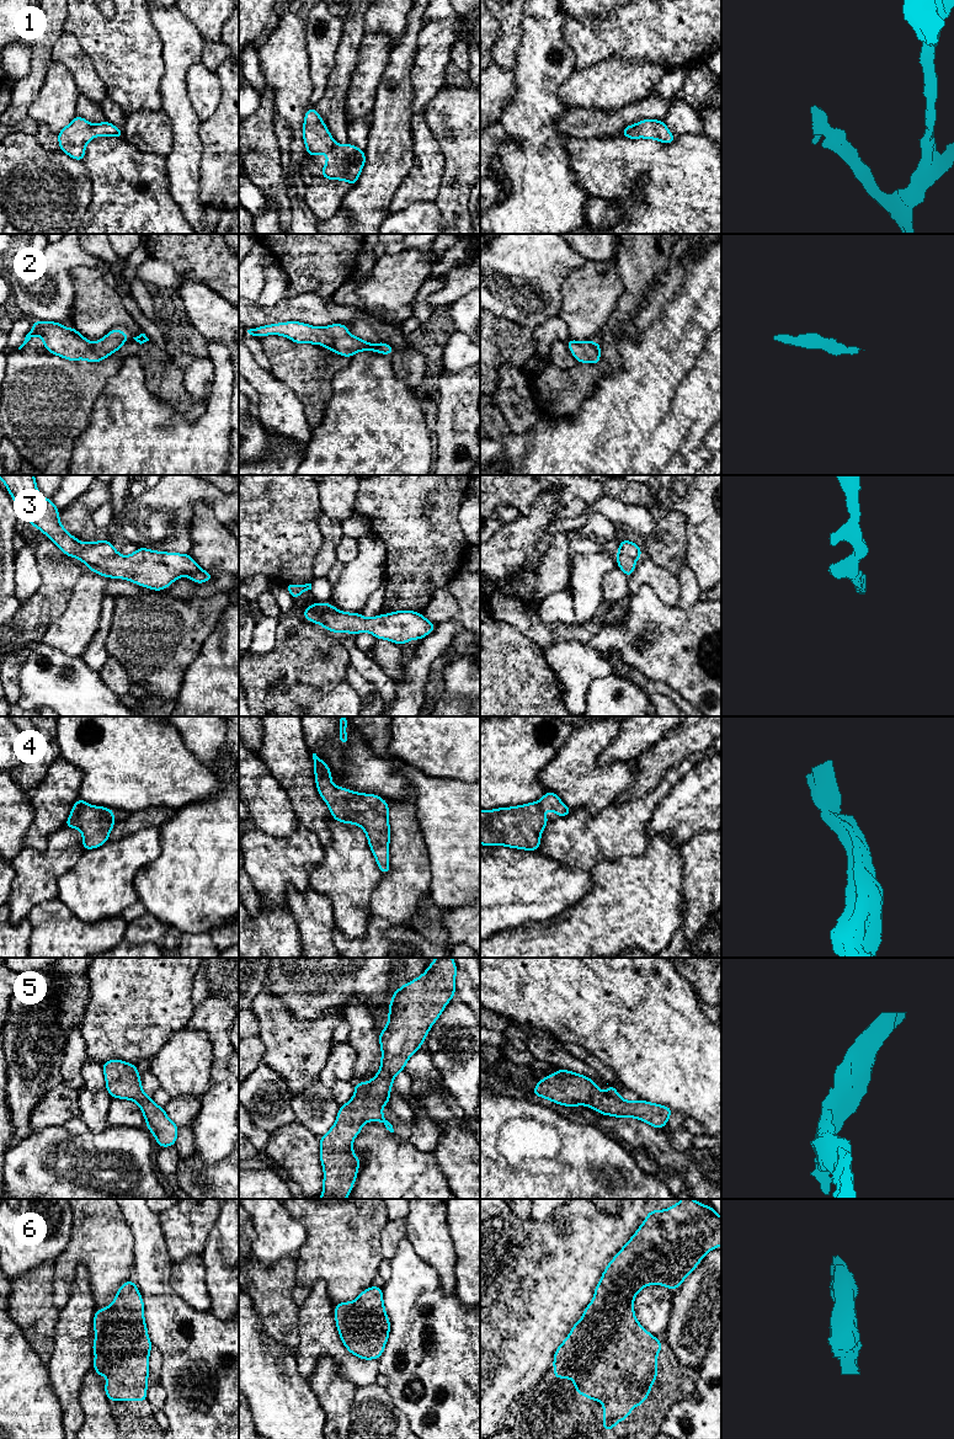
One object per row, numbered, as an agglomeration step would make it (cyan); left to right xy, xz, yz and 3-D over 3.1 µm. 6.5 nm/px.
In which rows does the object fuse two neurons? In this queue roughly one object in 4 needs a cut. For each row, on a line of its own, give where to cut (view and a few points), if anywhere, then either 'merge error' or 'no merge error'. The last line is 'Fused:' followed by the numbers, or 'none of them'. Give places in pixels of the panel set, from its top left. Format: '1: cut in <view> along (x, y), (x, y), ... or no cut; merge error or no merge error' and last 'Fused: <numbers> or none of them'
1: no cut; no merge error
2: no cut; no merge error
3: no cut; no merge error
4: no cut; no merge error
5: no cut; no merge error
6: no cut; no merge error
Fused: none of them

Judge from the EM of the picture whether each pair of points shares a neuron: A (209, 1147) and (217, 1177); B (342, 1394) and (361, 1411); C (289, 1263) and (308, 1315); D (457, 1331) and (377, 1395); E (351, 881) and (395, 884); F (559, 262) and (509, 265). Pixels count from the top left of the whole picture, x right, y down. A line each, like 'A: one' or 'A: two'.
A: two
B: two
C: two
D: two
E: two
F: one

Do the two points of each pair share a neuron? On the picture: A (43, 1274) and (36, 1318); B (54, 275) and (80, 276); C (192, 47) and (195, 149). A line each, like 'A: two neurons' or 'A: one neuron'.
A: one neuron
B: two neurons
C: one neuron

